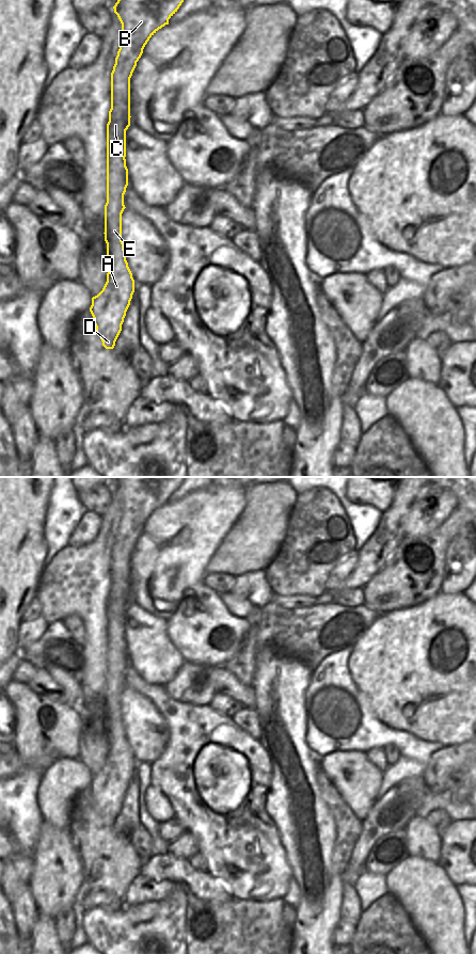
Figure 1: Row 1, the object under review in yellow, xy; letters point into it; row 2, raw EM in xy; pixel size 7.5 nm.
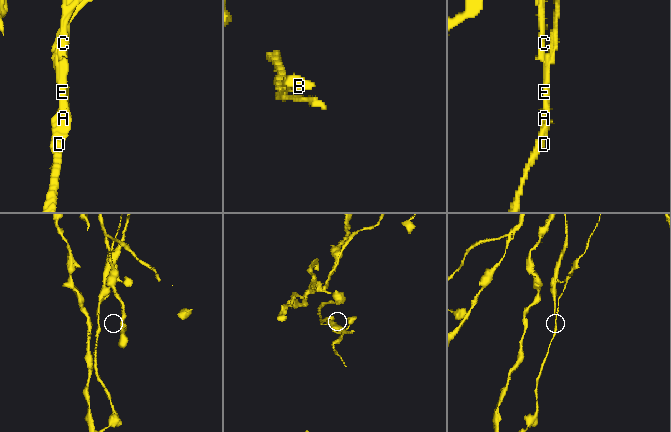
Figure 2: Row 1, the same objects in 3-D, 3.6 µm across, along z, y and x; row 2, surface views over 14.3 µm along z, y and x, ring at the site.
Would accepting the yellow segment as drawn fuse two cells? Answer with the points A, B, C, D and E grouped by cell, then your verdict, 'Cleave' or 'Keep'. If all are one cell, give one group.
Groups: A D E / B C. Cleave

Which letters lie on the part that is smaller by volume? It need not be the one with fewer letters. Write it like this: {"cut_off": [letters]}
{"cut_off": ["B", "C"]}

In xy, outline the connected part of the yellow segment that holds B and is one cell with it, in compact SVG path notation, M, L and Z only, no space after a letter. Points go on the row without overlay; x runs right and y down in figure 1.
M118 477L113 484L122 502L122 519L115 536L115 542L111 551L111 587L107 602L107 650L121 650L128 654L126 645L126 608L130 604L130 556L137 544L137 540L143 531L143 527L149 516L162 505L169 503L169 497L177 490L185 477Z

